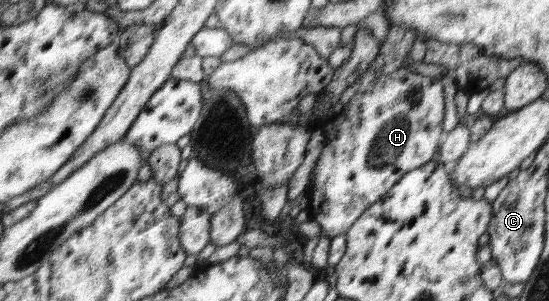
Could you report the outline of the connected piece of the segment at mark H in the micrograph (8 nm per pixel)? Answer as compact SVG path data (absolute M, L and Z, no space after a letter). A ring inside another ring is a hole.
M389 25L389 35L385 43L381 44L377 60L357 79L357 82L344 90L338 99L334 99L334 103L320 120L311 122L310 118L312 112L324 101L326 97L324 92L318 92L315 106L311 111L297 117L297 107L293 107L287 120L287 123L295 126L305 125L311 130L321 129L324 136L324 147L311 172L314 176L313 181L305 192L305 196L310 199L303 213L303 217L317 222L322 231L322 237L313 252L311 269L315 272L327 267L330 238L346 234L368 206L387 194L404 174L428 163L439 146L445 112L442 81L436 77L429 77L429 74L416 73L413 68L403 63L417 39L416 32L415 29Z

